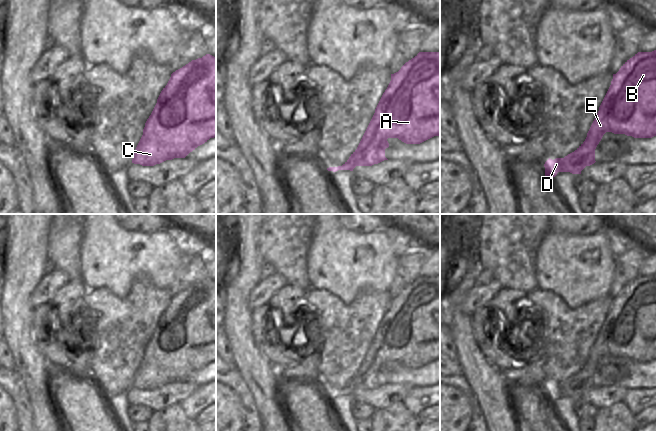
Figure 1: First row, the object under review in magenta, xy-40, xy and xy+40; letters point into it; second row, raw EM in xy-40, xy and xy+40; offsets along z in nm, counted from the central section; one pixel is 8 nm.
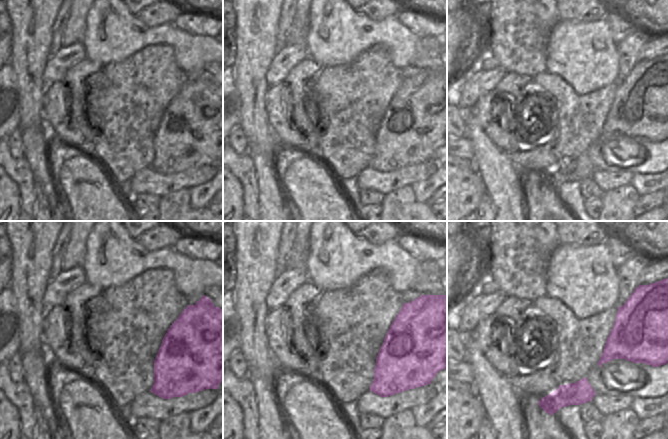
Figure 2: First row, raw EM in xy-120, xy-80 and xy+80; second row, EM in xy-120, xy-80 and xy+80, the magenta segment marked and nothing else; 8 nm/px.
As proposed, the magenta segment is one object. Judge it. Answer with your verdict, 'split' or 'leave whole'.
leave whole

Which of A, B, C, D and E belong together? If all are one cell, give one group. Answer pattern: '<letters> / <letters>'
A B C D E

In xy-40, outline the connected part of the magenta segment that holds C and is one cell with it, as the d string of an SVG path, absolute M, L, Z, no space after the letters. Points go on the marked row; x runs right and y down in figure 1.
M206 54L202 58L192 60L171 74L145 123L143 135L135 149L132 163L154 166L166 160L185 158L198 146L214 137L216 137L216 57Z

